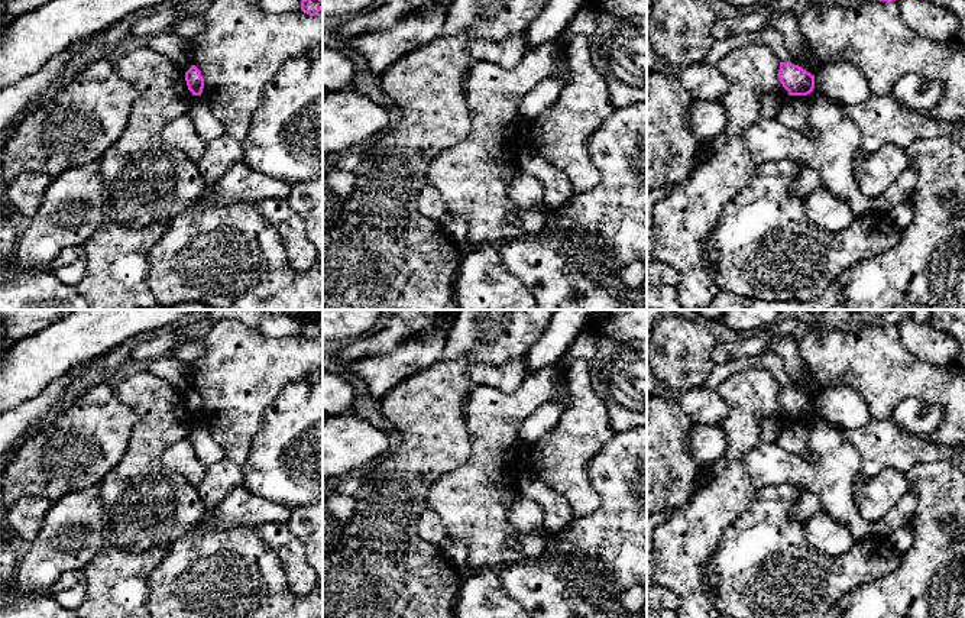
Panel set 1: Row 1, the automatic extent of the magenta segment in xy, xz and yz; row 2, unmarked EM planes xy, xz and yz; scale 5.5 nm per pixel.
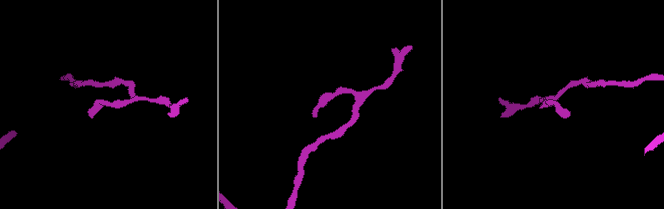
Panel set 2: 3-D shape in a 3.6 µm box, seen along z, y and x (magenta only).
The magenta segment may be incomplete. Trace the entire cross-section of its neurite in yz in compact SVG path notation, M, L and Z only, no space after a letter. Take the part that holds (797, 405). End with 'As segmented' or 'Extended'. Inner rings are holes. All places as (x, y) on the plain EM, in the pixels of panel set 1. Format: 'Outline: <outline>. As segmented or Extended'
Outline: M780 386L778 402L788 420L807 420L815 412L815 399L791 386Z. As segmented

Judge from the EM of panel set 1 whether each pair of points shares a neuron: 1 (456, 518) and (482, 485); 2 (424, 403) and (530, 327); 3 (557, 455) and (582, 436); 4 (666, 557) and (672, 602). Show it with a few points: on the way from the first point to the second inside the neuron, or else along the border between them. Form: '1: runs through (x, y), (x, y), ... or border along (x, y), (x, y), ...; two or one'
1: runs through (465, 510), (478, 494); one
2: border along (441, 361), (469, 356), (475, 362); two
3: runs through (563, 453), (576, 440); one
4: border along (661, 585), (670, 589), (682, 602); two

